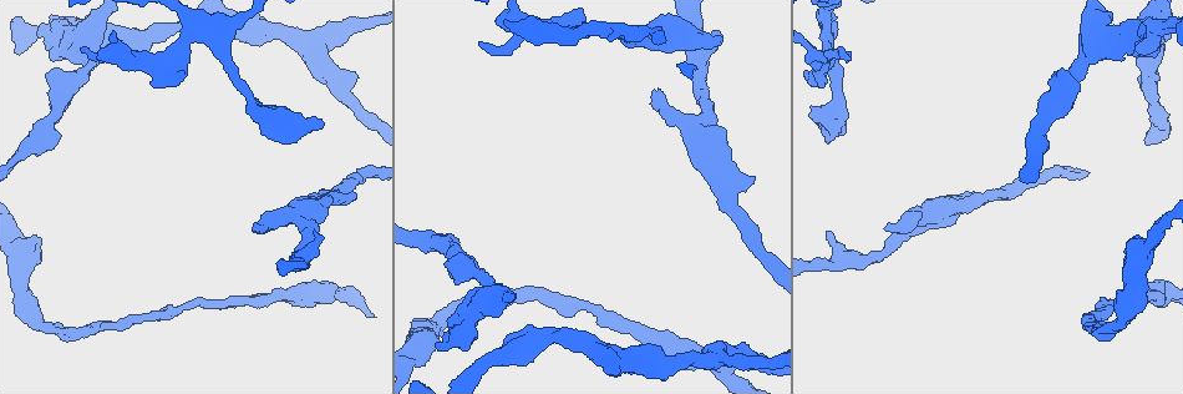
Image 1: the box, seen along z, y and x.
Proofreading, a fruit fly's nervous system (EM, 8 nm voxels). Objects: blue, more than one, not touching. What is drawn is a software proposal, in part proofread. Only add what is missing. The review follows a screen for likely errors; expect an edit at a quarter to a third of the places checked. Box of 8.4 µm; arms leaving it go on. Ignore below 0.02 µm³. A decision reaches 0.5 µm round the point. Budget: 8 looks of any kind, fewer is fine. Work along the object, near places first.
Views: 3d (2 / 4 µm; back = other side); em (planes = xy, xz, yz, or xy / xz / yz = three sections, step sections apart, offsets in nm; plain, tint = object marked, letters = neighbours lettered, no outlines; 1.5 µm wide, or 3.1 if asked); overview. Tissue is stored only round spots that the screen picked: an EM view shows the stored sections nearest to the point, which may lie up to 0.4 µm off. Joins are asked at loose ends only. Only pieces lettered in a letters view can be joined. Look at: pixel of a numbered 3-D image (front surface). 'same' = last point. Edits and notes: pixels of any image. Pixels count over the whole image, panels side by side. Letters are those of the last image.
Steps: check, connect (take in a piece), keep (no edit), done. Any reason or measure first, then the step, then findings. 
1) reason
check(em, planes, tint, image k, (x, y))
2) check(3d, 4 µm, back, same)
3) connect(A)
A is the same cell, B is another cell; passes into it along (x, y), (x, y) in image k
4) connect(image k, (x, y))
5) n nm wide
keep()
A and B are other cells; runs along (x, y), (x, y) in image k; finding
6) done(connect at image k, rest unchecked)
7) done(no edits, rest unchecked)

branch stops here
check(em, planes, letters, image 1, (714, 34))

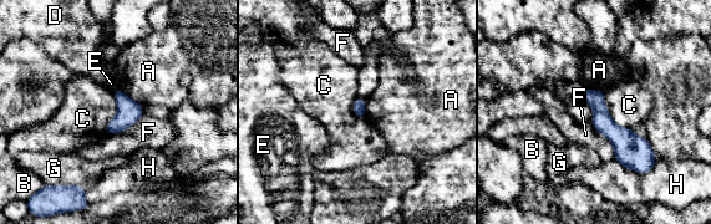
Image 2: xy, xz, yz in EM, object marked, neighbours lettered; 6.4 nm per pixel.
keep()
A, B, C, D, E, F, G and H are other cells; no lettered piece goes on from it

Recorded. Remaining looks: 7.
free end
check(em, xz, step 8, letters, image 1, (822, 55))

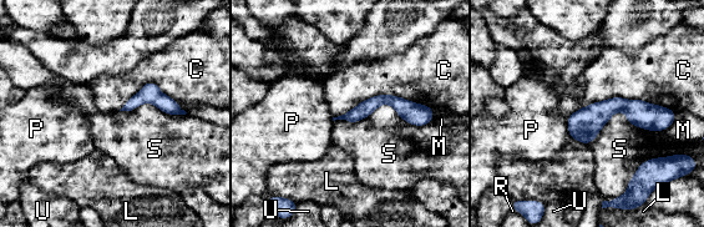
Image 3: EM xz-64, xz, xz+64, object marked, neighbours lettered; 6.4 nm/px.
keep()
C, L, M, P, R, S and U are other cells; runs along (570, 121), (628, 106), (659, 125) in image 3; none of them fits

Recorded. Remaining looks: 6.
an open end
check(em, xy, step 8, letters, image 1, (722, 36))

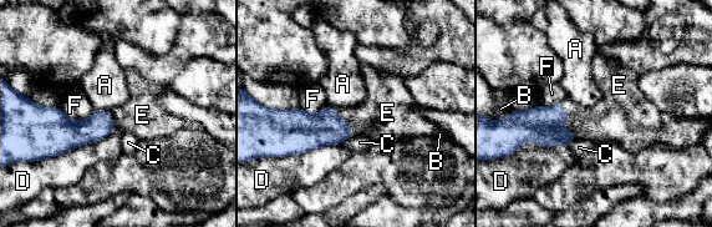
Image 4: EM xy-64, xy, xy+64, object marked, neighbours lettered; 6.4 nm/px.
connect(E)
E is the same cell, A, B, C, D and F are other cells; passes into it along (308, 131), (345, 121), (382, 115) in image 4; the cell continues

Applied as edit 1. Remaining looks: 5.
done(connect at image 4, rest unchecked)

